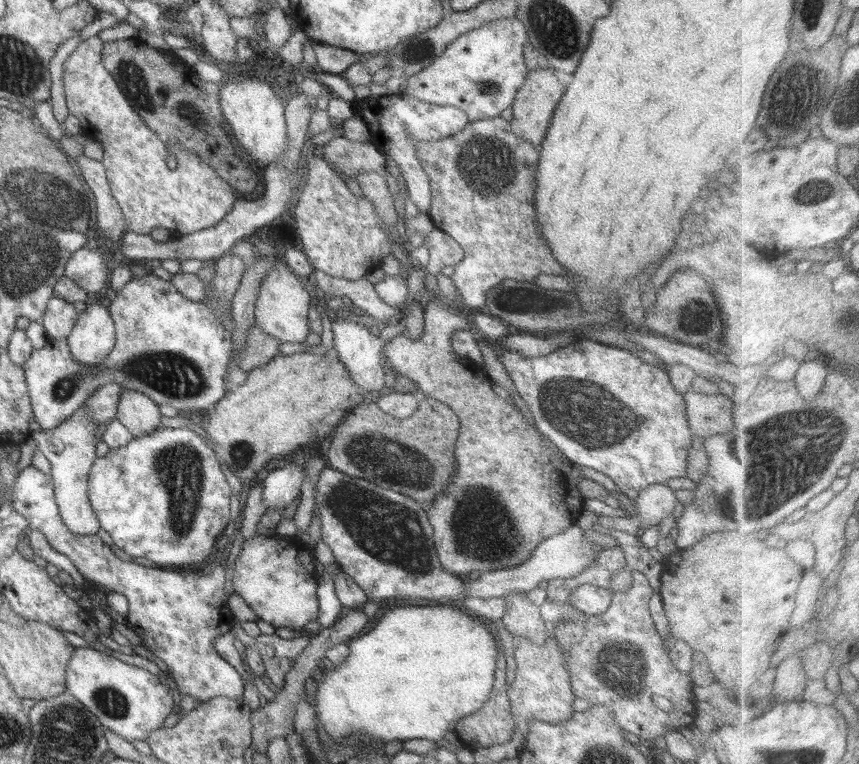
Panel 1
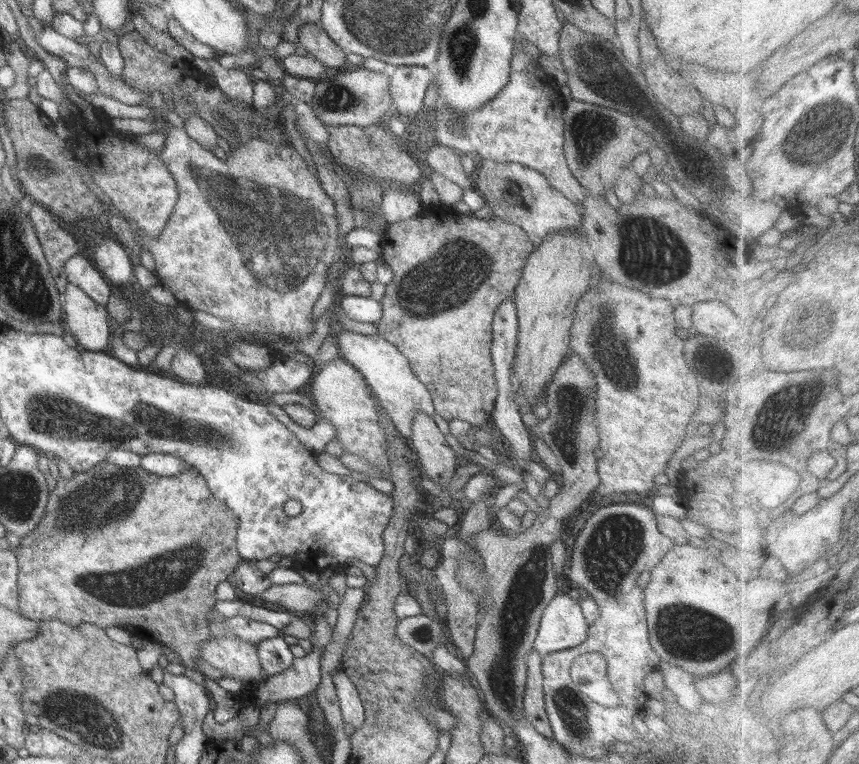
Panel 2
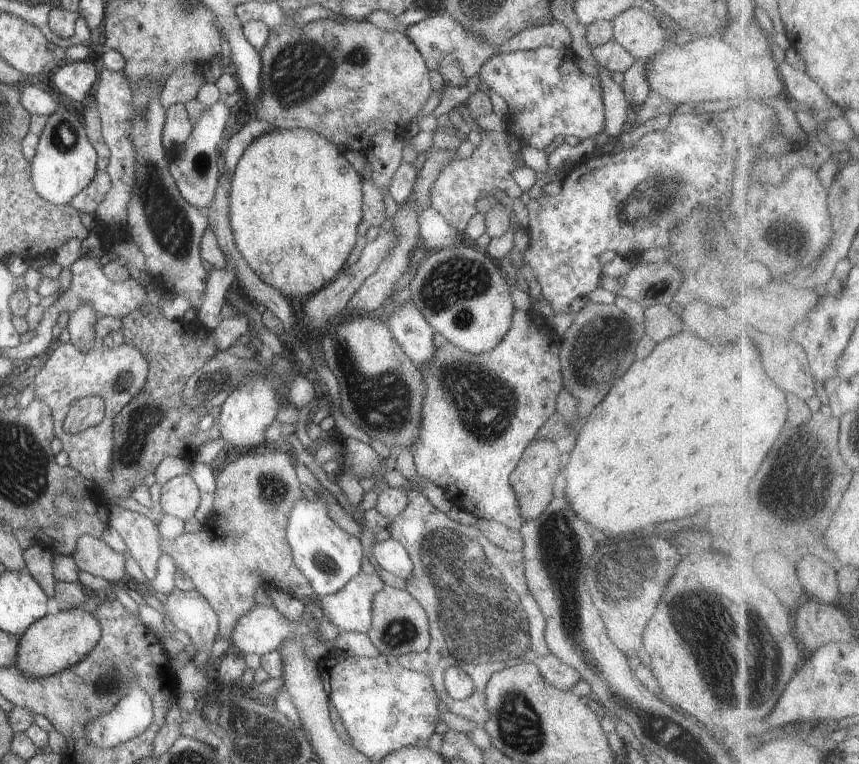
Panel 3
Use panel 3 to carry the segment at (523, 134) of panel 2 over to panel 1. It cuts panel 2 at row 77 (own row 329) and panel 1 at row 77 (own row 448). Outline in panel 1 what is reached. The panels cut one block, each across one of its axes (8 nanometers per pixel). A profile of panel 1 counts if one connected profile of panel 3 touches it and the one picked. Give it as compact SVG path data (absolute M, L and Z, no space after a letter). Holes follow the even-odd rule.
M508 16L491 20L490 24L462 33L434 59L430 66L404 79L408 84L406 94L428 104L460 108L466 112L470 121L498 117L502 111L512 106L515 94L527 77L529 68L526 68L523 48L528 42L528 31L517 17Z

